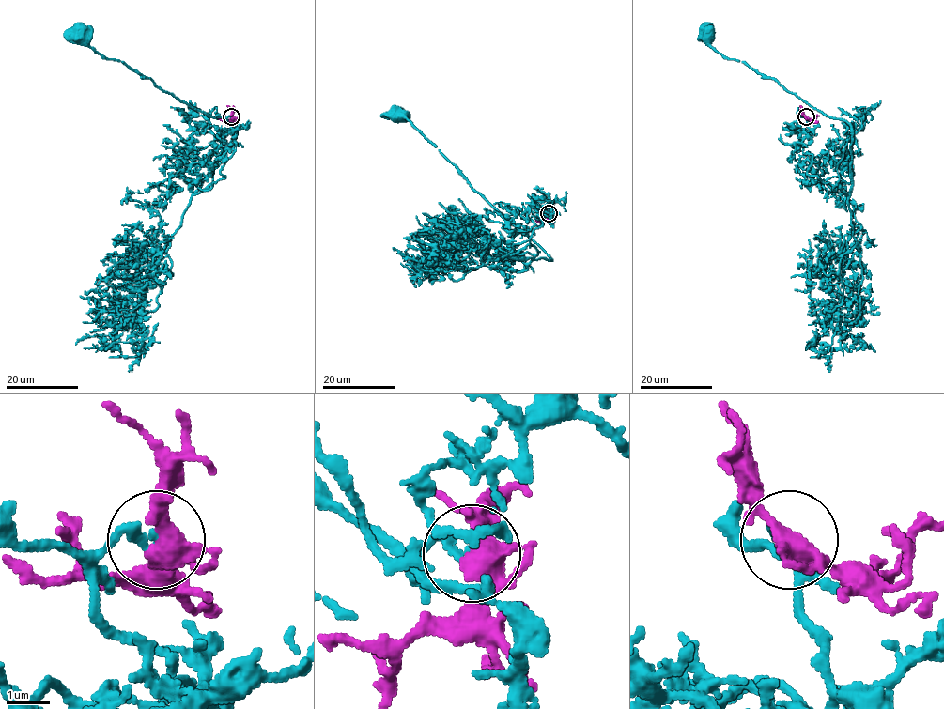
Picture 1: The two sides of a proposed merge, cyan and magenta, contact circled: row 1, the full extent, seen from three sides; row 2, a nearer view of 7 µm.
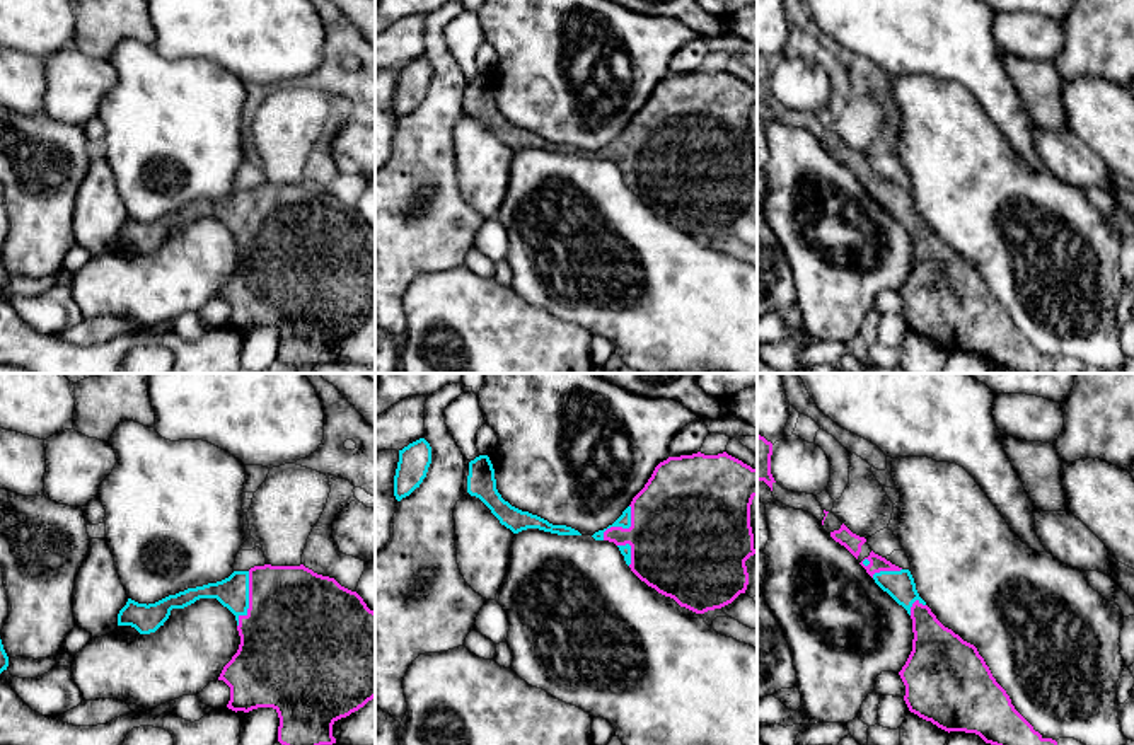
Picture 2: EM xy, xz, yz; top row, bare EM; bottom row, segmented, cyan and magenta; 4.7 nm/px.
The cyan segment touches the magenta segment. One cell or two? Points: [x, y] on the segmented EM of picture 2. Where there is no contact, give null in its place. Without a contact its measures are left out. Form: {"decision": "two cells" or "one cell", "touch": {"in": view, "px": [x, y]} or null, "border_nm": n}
{"decision": "one cell", "touch": {"in": "xy", "px": [248, 600]}, "border_nm": 280}

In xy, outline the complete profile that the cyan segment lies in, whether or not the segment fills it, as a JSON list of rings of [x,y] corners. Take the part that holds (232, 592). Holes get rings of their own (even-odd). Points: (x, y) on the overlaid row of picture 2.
[[[264,564],[249,571],[234,571],[222,581],[188,588],[148,605],[128,598],[118,614],[118,626],[131,626],[140,634],[150,634],[164,626],[172,609],[184,609],[200,598],[217,598],[237,621],[240,644],[218,677],[230,687],[227,707],[235,713],[273,707],[280,718],[278,742],[281,745],[336,743],[333,725],[375,697],[375,612],[356,592],[341,586],[334,578],[314,573],[304,564]]]

